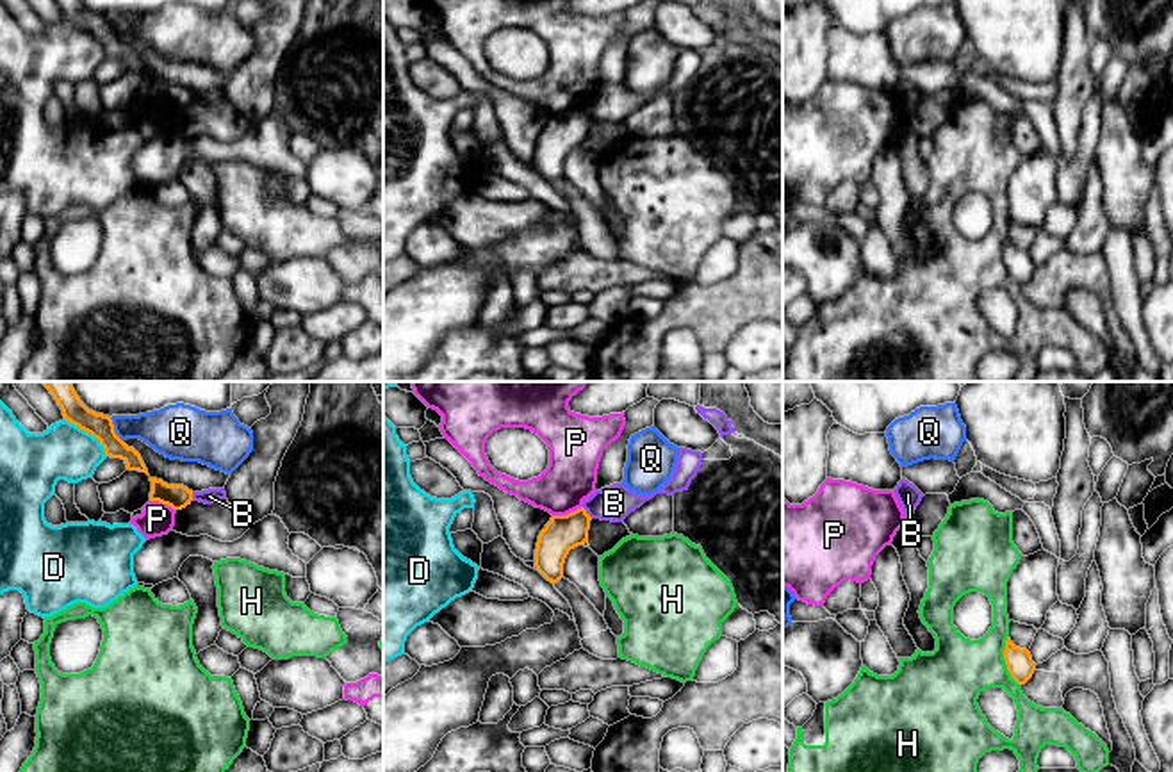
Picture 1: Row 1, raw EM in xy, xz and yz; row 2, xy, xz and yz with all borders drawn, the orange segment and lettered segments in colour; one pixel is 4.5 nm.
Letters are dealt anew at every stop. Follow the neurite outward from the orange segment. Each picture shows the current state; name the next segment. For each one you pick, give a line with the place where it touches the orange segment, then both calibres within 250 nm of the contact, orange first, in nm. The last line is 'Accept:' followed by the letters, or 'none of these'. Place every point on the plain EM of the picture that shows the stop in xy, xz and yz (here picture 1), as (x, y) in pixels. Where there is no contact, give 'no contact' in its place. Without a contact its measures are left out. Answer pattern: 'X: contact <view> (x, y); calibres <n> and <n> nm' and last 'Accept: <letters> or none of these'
Accept: none of these

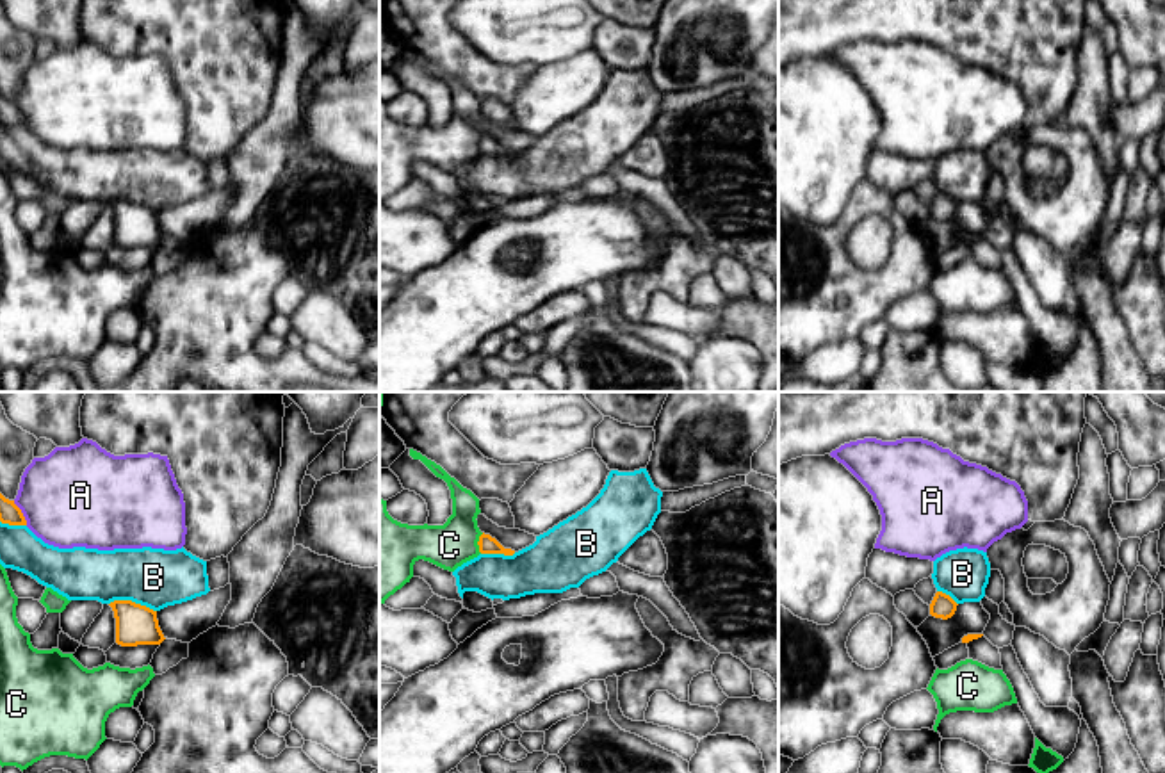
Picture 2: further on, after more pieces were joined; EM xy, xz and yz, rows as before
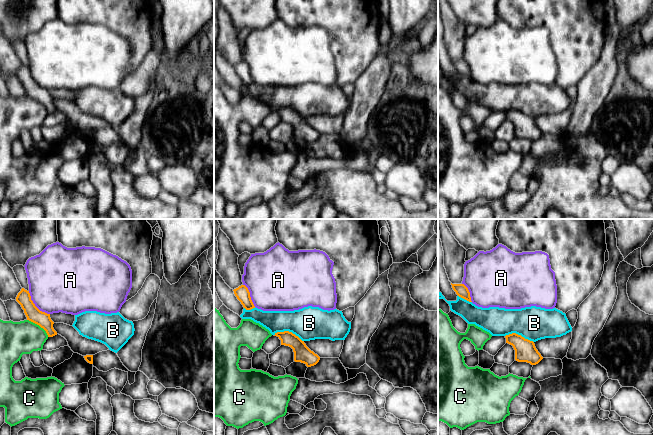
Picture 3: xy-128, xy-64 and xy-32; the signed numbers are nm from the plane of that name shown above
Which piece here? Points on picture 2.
Accept: none of these

